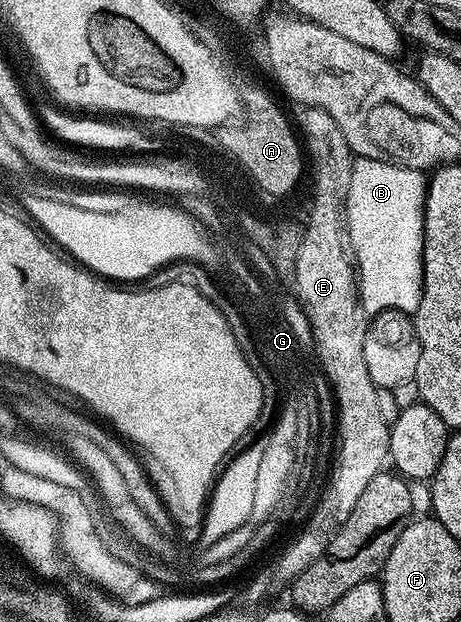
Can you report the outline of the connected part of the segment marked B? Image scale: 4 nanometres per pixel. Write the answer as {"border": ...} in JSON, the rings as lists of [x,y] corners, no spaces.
{"border":[[[355,157],[352,168],[352,184],[346,201],[346,227],[350,229],[352,248],[358,253],[360,264],[359,293],[367,316],[381,310],[402,310],[413,315],[422,295],[422,253],[424,252],[424,212],[426,211],[426,187],[428,178],[421,169],[393,166],[371,158]]]}

